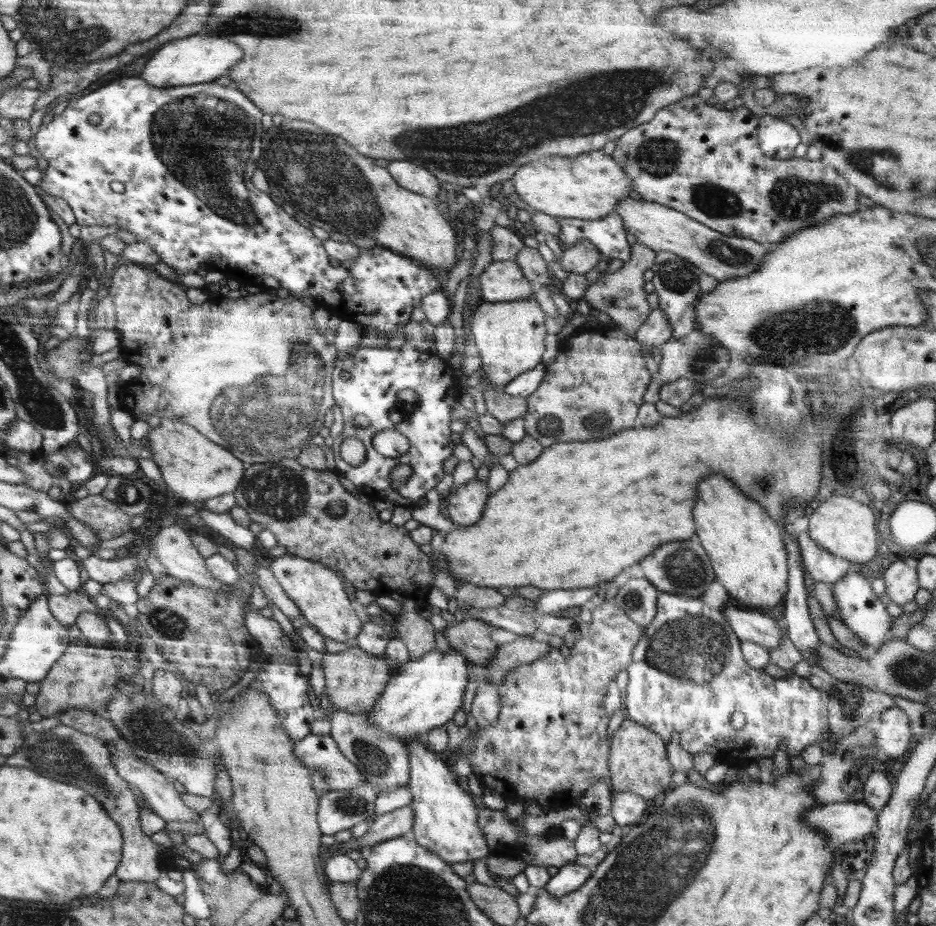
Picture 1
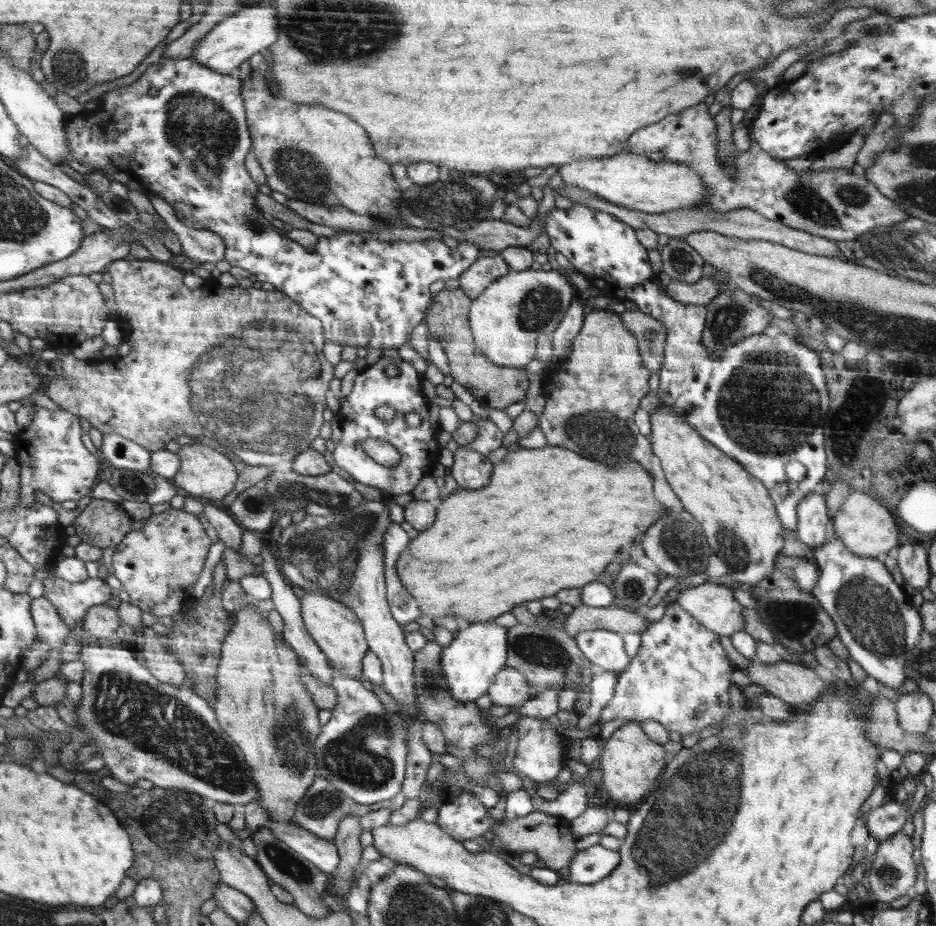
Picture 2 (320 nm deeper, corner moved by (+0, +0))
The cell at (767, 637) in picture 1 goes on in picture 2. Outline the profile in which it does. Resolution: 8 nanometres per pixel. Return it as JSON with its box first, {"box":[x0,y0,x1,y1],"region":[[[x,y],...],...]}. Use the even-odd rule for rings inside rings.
{"box":[675,582,743,636],"region":[[[708,582],[685,588],[678,593],[675,602],[720,636],[743,630],[743,607],[725,585]]]}

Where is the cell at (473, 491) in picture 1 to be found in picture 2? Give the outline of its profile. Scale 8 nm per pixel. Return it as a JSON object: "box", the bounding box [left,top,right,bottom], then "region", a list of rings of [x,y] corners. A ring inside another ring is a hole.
{"box":[447,445,493,490],"region":[[[464,445],[454,453],[454,465],[447,472],[455,478],[460,488],[478,490],[488,486],[493,467],[487,456]]]}

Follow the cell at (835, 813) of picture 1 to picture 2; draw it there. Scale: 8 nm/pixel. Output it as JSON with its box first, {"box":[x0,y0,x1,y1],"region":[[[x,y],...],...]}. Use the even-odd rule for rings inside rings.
{"box":[863,802,908,841],"region":[[[887,802],[867,812],[867,816],[863,817],[863,821],[869,834],[877,840],[883,841],[902,831],[908,809],[908,803]]]}

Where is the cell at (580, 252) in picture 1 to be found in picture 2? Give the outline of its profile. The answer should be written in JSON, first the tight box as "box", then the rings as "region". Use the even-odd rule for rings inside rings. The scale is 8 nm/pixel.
{"box":[470,270,572,368],"region":[[[510,270],[494,282],[488,290],[473,300],[470,311],[470,324],[473,327],[473,339],[481,352],[495,365],[522,368],[536,354],[536,338],[551,334],[558,323],[568,314],[572,300],[572,286],[564,280],[562,274],[551,270],[523,271]],[[544,288],[544,292],[554,292],[562,302],[532,302],[532,290]]]}

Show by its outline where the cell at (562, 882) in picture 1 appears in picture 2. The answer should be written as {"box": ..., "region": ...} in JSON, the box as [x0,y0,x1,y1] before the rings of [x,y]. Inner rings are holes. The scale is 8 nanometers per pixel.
{"box":[566,844,620,884],"region":[[[598,844],[579,849],[570,861],[570,877],[566,882],[574,884],[596,884],[609,876],[620,863],[618,851]]]}

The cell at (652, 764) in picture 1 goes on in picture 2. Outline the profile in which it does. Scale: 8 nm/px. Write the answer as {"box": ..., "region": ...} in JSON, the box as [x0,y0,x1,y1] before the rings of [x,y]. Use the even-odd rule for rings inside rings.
{"box":[596,722,665,802],"region":[[[627,722],[611,733],[605,742],[601,757],[596,766],[602,769],[602,780],[612,799],[619,802],[636,802],[640,800],[656,776],[665,770],[664,749],[661,744],[654,741],[640,724]]]}

